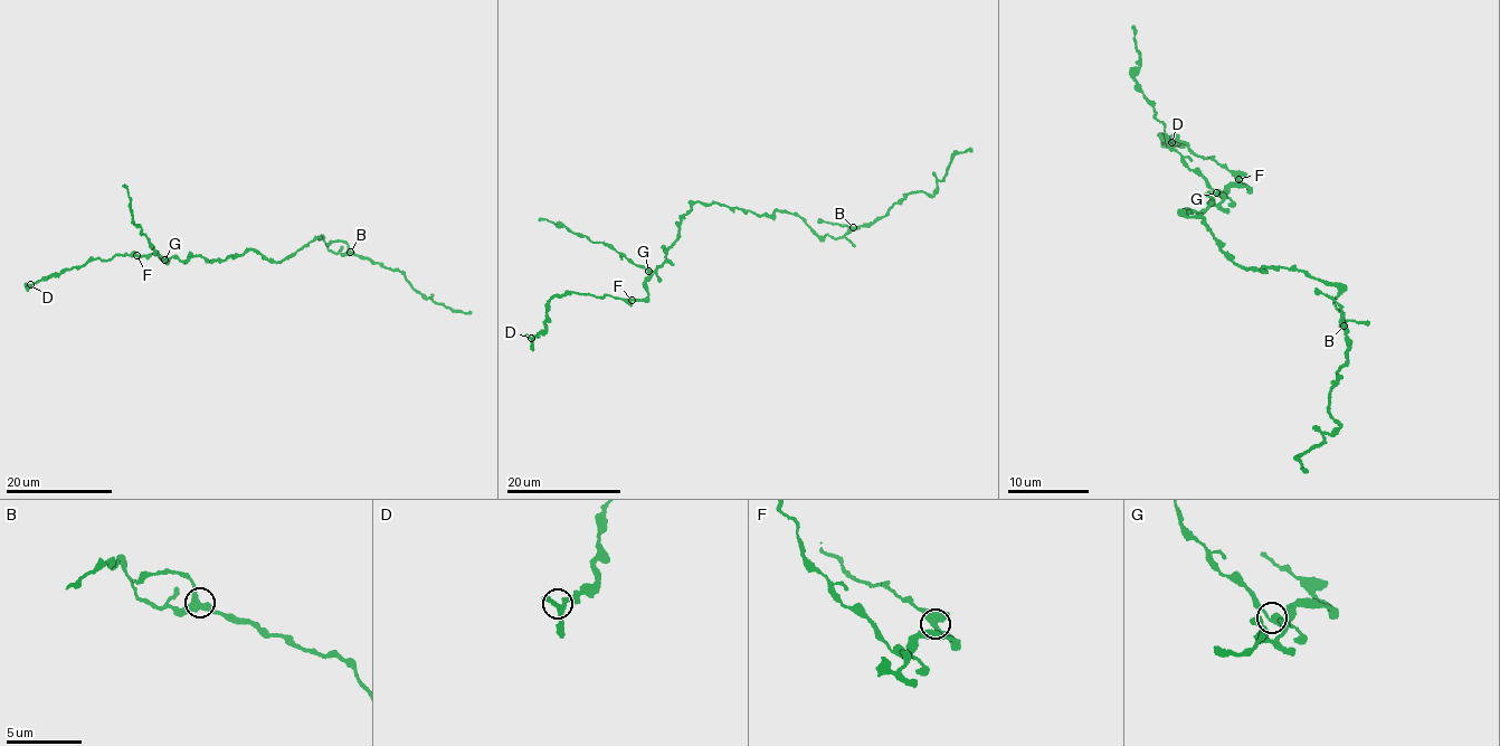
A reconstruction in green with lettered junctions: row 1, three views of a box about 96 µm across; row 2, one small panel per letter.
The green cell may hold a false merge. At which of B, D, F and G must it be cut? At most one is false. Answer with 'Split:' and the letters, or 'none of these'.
Split: G

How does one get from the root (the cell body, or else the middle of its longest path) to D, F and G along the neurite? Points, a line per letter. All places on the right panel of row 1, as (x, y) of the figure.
D: (1213, 237), (1184, 213), (1249, 187), (1158, 134), (1180, 141), (1171, 142)
F: (1213, 237), (1206, 222), (1184, 213), (1206, 211), (1209, 200), (1217, 205), (1231, 187), (1249, 187), (1239, 179)
G: (1213, 237), (1206, 222), (1184, 213), (1206, 211), (1209, 200), (1217, 205), (1223, 196), (1216, 191)

